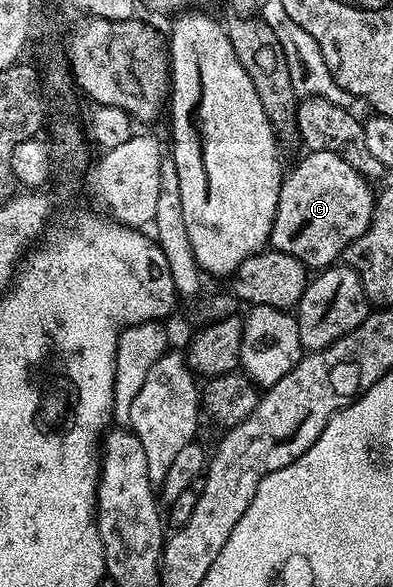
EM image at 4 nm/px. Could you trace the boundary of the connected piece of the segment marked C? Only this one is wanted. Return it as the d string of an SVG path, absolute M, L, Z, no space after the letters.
M331 151L306 152L304 156L290 173L288 170L284 174L269 245L294 256L310 270L320 271L334 264L346 247L369 229L375 189L369 186L370 178Z

